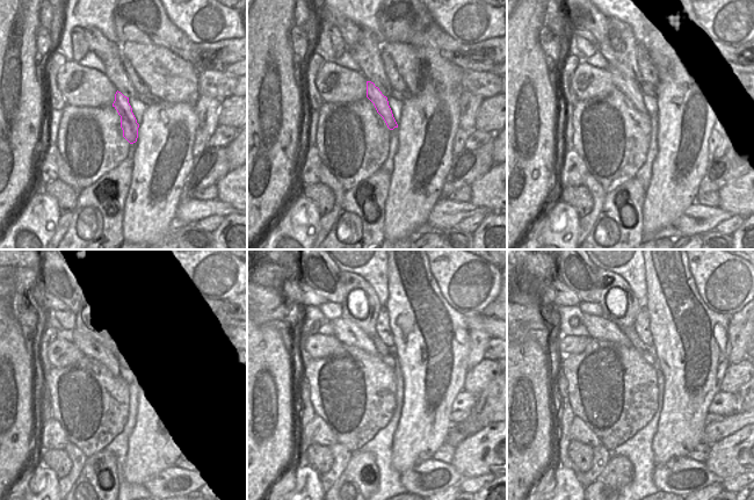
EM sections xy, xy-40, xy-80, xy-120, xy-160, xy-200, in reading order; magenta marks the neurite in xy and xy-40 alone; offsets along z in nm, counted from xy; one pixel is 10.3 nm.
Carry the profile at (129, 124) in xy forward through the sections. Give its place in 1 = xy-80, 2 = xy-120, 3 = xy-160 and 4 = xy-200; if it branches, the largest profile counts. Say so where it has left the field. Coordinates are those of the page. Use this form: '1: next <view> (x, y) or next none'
1: next xy-80 (622, 82)
2: next xy-120 (92, 341)
3: next xy-160 (348, 333)
4: next xy-200 (597, 327)

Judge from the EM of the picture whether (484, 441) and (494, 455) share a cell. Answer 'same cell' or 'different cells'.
same cell

